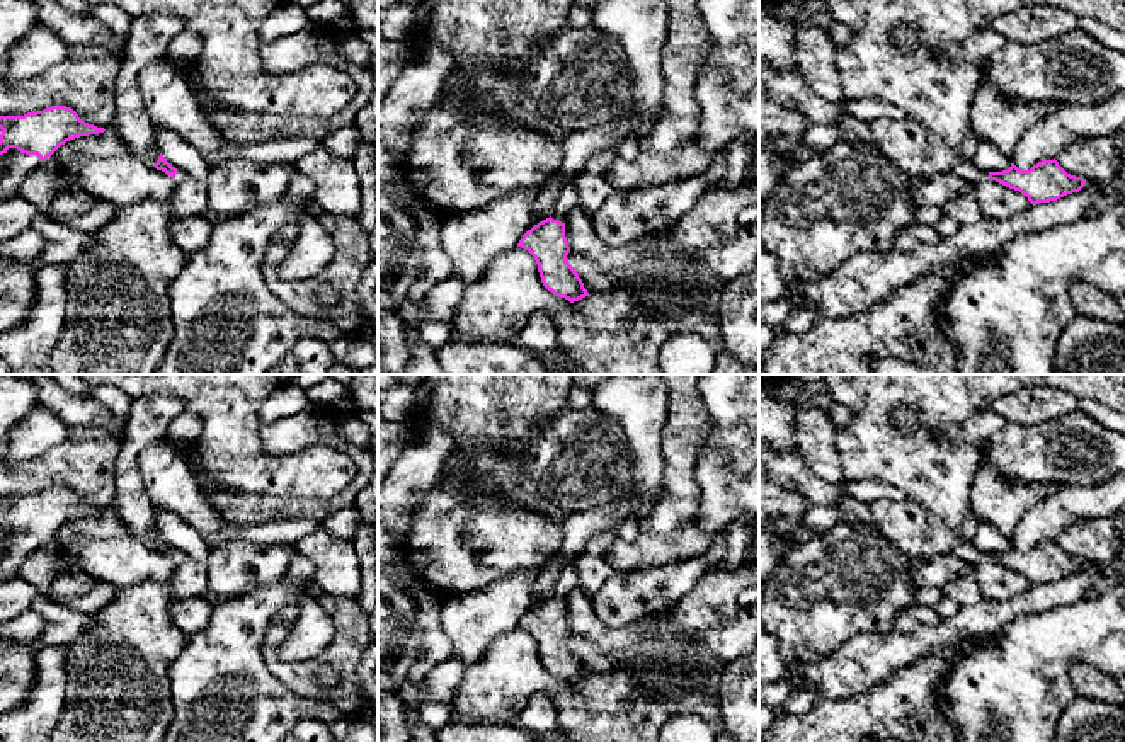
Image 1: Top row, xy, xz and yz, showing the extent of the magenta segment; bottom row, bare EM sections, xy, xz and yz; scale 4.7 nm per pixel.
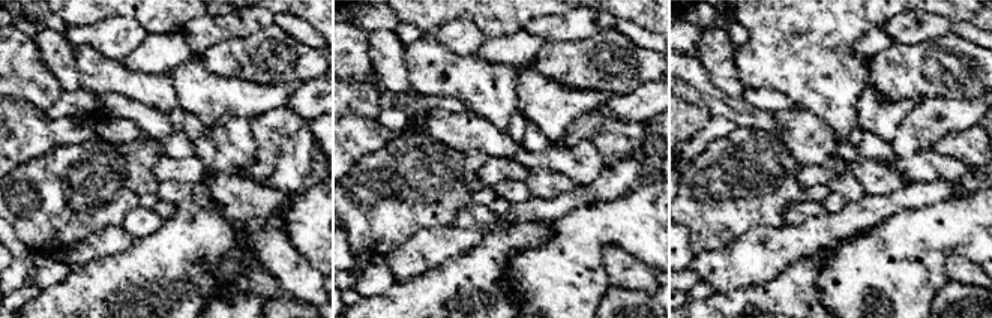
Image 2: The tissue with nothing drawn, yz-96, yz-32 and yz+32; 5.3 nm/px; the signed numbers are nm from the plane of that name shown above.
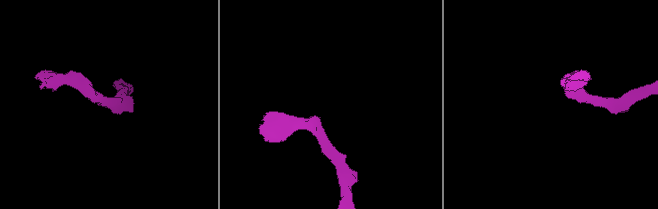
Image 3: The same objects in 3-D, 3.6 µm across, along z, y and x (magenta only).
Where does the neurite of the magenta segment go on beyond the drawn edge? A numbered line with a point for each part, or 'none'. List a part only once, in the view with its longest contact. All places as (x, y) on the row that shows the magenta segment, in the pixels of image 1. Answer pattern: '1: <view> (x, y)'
1: xy (14, 167)
2: xz (569, 198)

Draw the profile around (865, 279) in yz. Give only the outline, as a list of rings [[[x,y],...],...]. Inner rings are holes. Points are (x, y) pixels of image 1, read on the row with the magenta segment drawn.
[[[1086,180],[1079,192],[1031,204],[1009,218],[980,218],[974,225],[960,225],[953,237],[934,245],[921,243],[909,252],[890,248],[854,254],[819,281],[790,283],[785,298],[791,305],[817,308],[820,320],[846,318],[880,305],[938,267],[970,255],[999,252],[1026,233],[1076,223],[1093,209],[1105,209],[1108,203],[1106,184]]]

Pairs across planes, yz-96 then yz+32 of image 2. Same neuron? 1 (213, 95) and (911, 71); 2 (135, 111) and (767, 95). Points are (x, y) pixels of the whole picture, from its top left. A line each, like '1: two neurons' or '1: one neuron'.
1: two neurons
2: one neuron

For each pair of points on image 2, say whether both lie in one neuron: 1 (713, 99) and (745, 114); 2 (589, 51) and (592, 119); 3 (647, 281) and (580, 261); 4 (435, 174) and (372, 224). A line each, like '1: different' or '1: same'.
1: same
2: different
3: different
4: same

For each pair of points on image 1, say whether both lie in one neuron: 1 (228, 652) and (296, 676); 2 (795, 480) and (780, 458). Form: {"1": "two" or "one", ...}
{"1": "two", "2": "one"}

